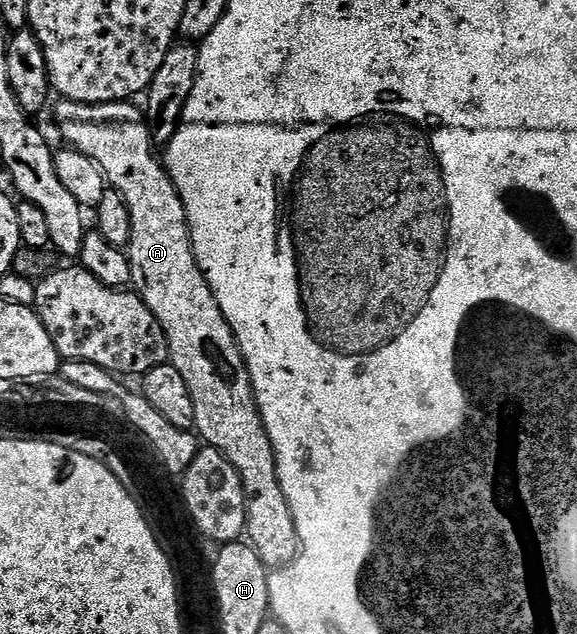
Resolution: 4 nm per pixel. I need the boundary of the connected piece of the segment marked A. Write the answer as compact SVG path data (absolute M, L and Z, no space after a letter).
M61 101L58 104L57 119L61 122L62 137L69 142L66 144L98 163L108 186L125 198L125 204L131 213L131 241L127 254L133 274L132 286L160 321L169 342L171 365L179 369L179 373L183 373L183 381L187 381L191 389L191 397L195 401L196 434L208 446L225 455L227 461L231 461L231 465L235 465L235 469L241 474L241 484L245 490L245 531L248 542L259 553L266 568L286 567L297 558L301 542L289 502L277 480L277 458L257 408L253 382L249 380L249 367L241 356L241 344L233 336L231 325L221 312L217 298L213 296L213 289L205 280L204 271L197 264L197 256L193 254L193 241L189 238L185 202L159 155L157 159L153 152L155 144L146 116L142 108L140 111L139 108L132 107L134 104L129 101L95 104Z

